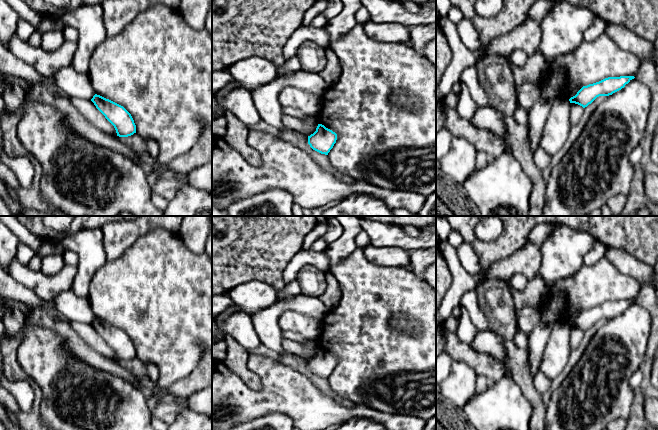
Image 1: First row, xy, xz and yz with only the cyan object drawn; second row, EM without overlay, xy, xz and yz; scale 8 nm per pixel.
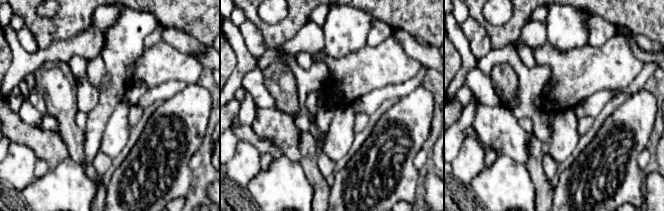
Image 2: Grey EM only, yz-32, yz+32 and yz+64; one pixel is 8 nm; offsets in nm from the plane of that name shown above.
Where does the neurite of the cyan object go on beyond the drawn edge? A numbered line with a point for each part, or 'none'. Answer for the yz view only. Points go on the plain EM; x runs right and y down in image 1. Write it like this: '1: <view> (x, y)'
none

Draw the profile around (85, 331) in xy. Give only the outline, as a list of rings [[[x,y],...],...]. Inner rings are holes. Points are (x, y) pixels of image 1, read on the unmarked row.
[[[66,318],[66,321],[75,330],[76,334],[90,345],[95,351],[111,359],[117,359],[114,350],[105,342],[105,340],[96,332],[91,324],[72,321]]]

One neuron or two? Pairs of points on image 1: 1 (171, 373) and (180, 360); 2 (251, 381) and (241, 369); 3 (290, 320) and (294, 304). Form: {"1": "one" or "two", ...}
{"1": "one", "2": "one", "3": "two"}

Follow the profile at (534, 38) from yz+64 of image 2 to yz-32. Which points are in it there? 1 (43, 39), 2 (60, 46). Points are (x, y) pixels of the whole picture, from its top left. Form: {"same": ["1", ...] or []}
{"same": ["2"]}

